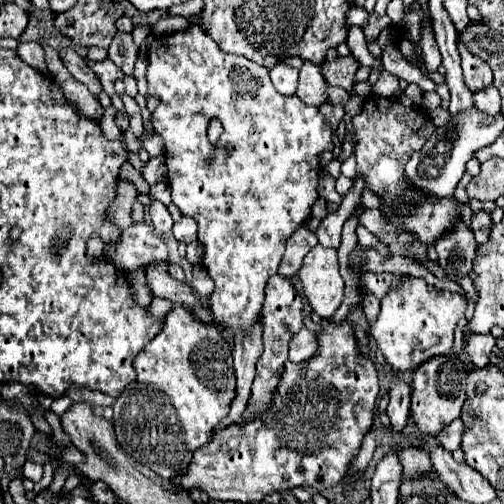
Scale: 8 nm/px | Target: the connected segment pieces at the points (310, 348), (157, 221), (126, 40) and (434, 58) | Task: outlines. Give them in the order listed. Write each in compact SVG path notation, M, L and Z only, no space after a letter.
M303 328L301 332L297 332L293 336L293 342L289 344L289 360L291 362L305 362L309 358L313 358L319 350L319 342L317 342L317 334Z
M153 200L151 206L149 206L149 216L151 216L151 222L153 222L153 228L157 232L169 232L171 226L173 226L173 220L171 220L171 214L167 210L165 204Z
M117 32L109 46L109 58L121 66L125 74L133 74L133 64L137 60L137 48L129 32Z
M423 20L425 24L421 24L423 32L421 32L421 40L419 40L419 48L421 48L421 56L423 56L423 62L425 62L425 68L435 72L441 64L441 54L439 54L439 48L437 48L437 42L435 42L435 34L431 32L431 24L429 20Z

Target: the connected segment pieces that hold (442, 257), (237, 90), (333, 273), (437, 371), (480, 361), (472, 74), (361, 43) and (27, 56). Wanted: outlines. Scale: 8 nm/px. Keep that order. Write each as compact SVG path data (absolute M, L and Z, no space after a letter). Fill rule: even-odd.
M463 222L457 226L457 230L453 230L453 234L445 234L445 238L441 238L441 242L435 246L439 254L439 266L447 272L449 280L467 276L473 270L477 242L471 228L467 228Z
M191 24L185 32L175 32L175 34L167 34L167 36L159 36L151 48L149 48L149 66L147 66L147 82L149 82L149 94L151 96L157 96L161 102L157 104L155 112L153 112L153 126L155 126L155 132L161 134L163 142L165 142L165 166L167 166L167 180L169 180L169 186L171 186L171 198L173 198L173 204L183 212L183 216L191 216L197 226L199 226L199 242L203 244L203 266L207 268L209 276L213 278L215 282L215 290L211 292L209 296L209 312L213 316L213 320L223 326L225 330L231 330L233 334L239 332L239 330L245 330L249 332L259 316L261 316L261 308L263 308L263 300L265 300L265 284L267 280L277 274L279 270L279 262L283 258L283 252L285 252L285 242L287 242L287 236L291 236L301 224L305 218L309 218L309 212L311 212L311 206L315 204L315 200L319 198L317 194L317 180L319 180L319 170L321 170L321 164L319 164L319 154L325 152L325 150L333 150L333 142L331 142L331 128L329 124L323 120L323 116L319 114L319 110L315 106L307 106L303 104L297 96L283 96L279 94L273 84L271 84L271 78L269 78L269 70L247 60L245 56L239 56L239 54L227 54L223 52L199 26ZM211 118L217 118L221 120L223 124L223 134L221 138L217 140L217 144L211 144L209 138L207 138L207 124ZM225 144L233 144L233 152L231 154L225 154ZM213 158L211 164L207 164L205 160Z
M319 244L311 248L303 260L299 278L311 308L319 316L331 318L333 312L341 306L345 290L343 276L339 274L337 250L323 248Z
M453 354L433 356L413 372L411 420L423 434L439 434L445 426L449 426L455 418L459 418L461 406L465 402L467 374L469 372L463 368L463 362Z
M473 334L469 338L469 346L467 346L469 360L477 368L485 368L489 364L489 354L491 354L493 346L495 346L495 338L491 334Z
M459 46L459 54L461 54L461 68L463 68L465 86L471 92L489 88L493 84L493 74L491 74L489 66L485 66L485 62L481 62L481 58L469 54L465 50L465 46Z
M351 26L349 34L347 34L347 46L351 50L351 54L361 62L361 66L371 66L373 64L373 56L367 50L367 42L363 36L363 30L359 26Z
M25 42L19 44L17 54L23 58L23 62L27 62L29 66L37 68L37 70L45 70L45 50L39 42Z

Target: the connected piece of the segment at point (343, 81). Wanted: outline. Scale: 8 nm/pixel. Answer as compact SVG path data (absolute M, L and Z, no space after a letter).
M337 56L333 62L329 64L323 64L323 70L325 70L325 80L333 86L341 86L345 90L351 90L353 88L353 82L355 82L355 72L359 68L359 62L353 58L353 56Z

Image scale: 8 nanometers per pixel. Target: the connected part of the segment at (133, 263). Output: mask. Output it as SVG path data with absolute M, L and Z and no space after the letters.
M137 224L121 234L119 242L113 244L107 256L117 268L131 272L153 262L167 262L169 252L163 240L155 236L147 224Z

